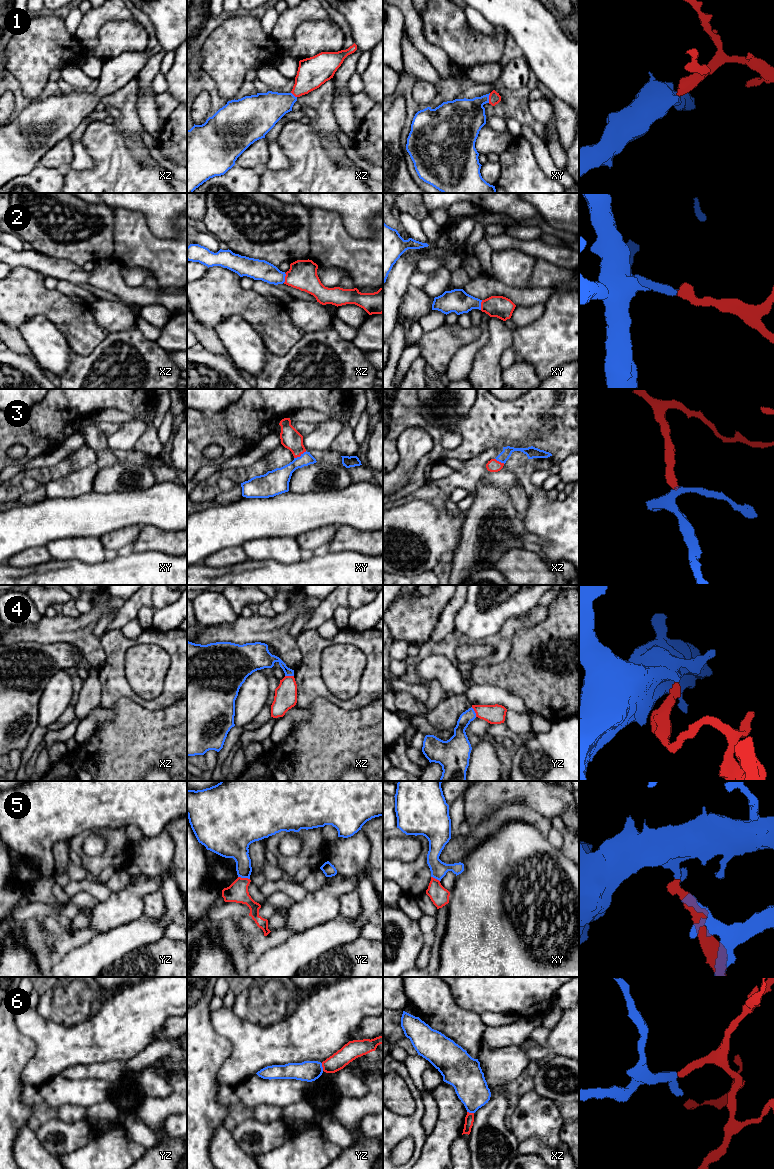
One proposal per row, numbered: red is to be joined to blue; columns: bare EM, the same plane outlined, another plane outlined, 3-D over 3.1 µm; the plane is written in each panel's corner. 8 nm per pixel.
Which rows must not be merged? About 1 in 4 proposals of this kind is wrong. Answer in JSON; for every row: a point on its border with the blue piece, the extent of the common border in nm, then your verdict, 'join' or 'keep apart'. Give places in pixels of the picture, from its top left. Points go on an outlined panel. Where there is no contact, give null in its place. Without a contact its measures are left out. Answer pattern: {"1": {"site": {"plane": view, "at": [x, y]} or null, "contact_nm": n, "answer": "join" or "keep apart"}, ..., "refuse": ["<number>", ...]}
{"1": {"site": {"plane": "xy", "at": [488, 98]}, "contact_nm": 80, "answer": "join"}, "2": {"site": {"plane": "xz", "at": [284, 278]}, "contact_nm": 80, "answer": "join"}, "3": {"site": {"plane": "xy", "at": [301, 455]}, "contact_nm": 120, "answer": "join"}, "4": {"site": {"plane": "yz", "at": [474, 712]}, "contact_nm": 90, "answer": "join"}, "5": {"site": {"plane": "yz", "at": [244, 877]}, "contact_nm": 100, "answer": "join"}, "6": {"site": {"plane": "yz", "at": [322, 1067]}, "contact_nm": 70, "answer": "keep apart"}, "refuse": ["6"]}

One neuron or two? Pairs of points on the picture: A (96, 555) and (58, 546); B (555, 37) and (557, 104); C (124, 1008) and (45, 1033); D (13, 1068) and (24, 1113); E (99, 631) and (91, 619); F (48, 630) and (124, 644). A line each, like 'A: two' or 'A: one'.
A: one
B: two
C: one
D: one
E: two
F: two

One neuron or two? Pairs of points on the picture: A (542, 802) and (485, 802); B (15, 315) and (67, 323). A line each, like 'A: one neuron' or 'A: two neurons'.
A: one neuron
B: one neuron

